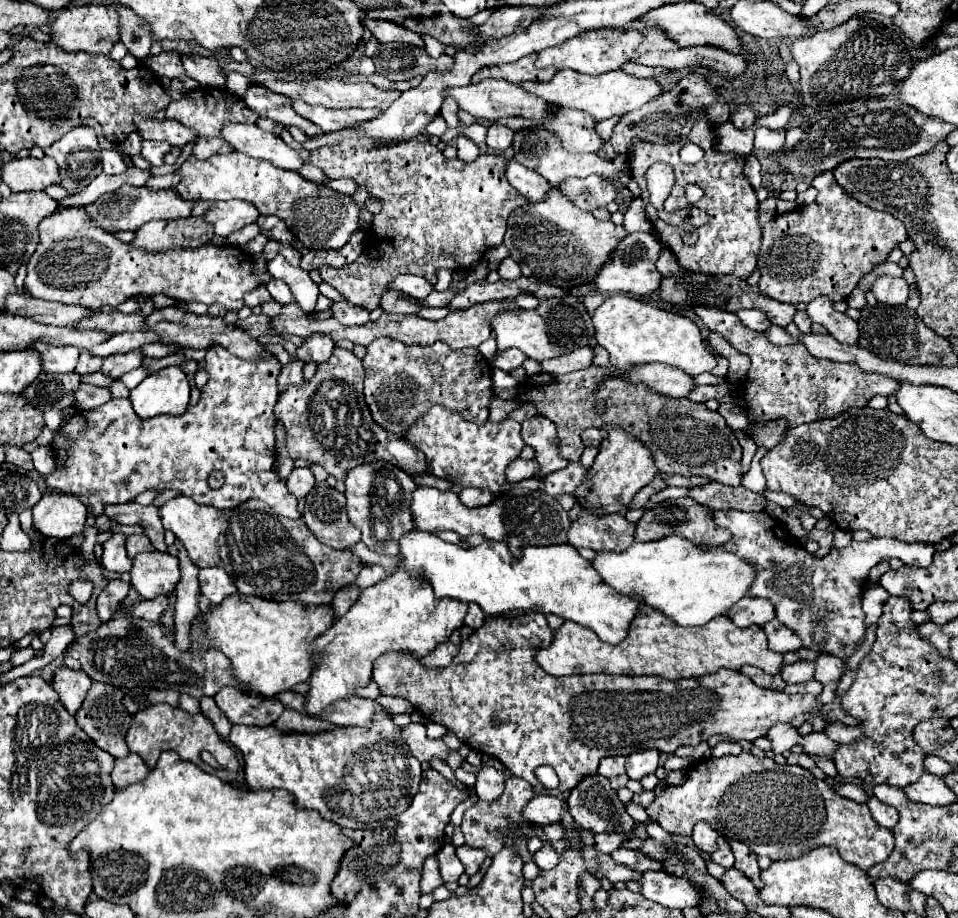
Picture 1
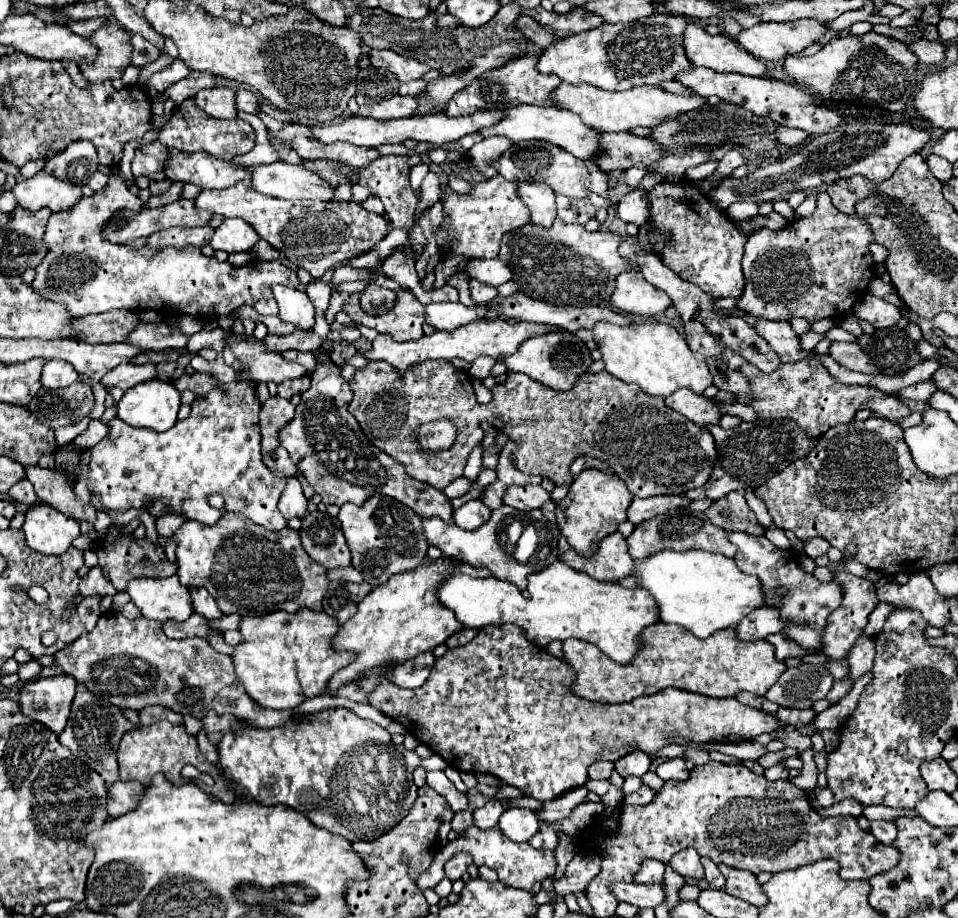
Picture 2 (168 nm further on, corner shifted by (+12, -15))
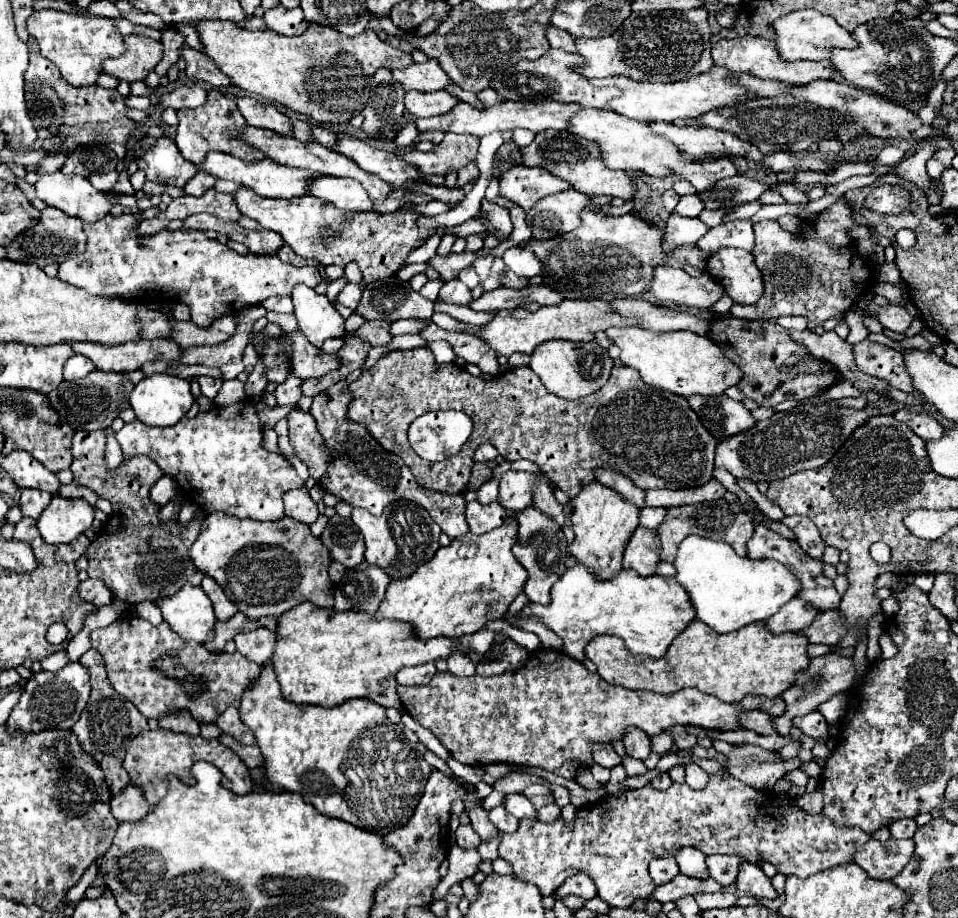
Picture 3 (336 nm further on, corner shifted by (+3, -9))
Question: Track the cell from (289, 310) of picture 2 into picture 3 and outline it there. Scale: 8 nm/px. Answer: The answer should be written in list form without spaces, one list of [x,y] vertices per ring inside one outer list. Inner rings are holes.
[[[298,285],[292,293],[292,301],[298,319],[298,329],[318,349],[326,339],[336,339],[346,333],[342,315],[334,309],[326,295],[318,295],[314,289]]]

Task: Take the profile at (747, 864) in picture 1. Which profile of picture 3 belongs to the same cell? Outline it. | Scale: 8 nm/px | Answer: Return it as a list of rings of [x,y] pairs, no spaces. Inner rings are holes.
[[[754,863],[740,865],[736,887],[738,887],[738,891],[752,895],[752,897],[758,897],[758,899],[776,899],[778,897],[770,879]]]

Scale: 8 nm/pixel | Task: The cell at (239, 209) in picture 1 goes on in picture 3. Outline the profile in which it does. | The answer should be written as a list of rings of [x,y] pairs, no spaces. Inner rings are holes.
[[[248,231],[244,245],[252,255],[276,255],[278,249],[284,245],[284,241],[280,235],[272,231],[260,231],[260,233]]]

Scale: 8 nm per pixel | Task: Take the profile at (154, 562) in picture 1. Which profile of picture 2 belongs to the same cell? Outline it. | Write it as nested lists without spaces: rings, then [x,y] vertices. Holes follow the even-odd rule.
[[[177,575],[165,579],[135,577],[127,585],[127,593],[147,619],[181,621],[193,615],[189,589],[179,583]]]

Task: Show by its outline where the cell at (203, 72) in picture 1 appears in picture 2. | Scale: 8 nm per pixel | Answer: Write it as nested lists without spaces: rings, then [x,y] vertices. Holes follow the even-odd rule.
[[[201,89],[195,95],[197,107],[201,107],[205,113],[215,115],[217,119],[233,119],[237,115],[235,109],[235,95],[229,89]]]

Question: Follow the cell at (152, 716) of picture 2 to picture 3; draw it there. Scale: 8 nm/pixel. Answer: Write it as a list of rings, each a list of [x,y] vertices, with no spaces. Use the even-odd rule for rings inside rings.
[[[178,711],[172,713],[164,719],[158,721],[160,727],[170,729],[170,731],[178,731],[178,733],[188,733],[188,735],[200,735],[200,725],[196,721],[192,721],[192,715],[188,711]]]

